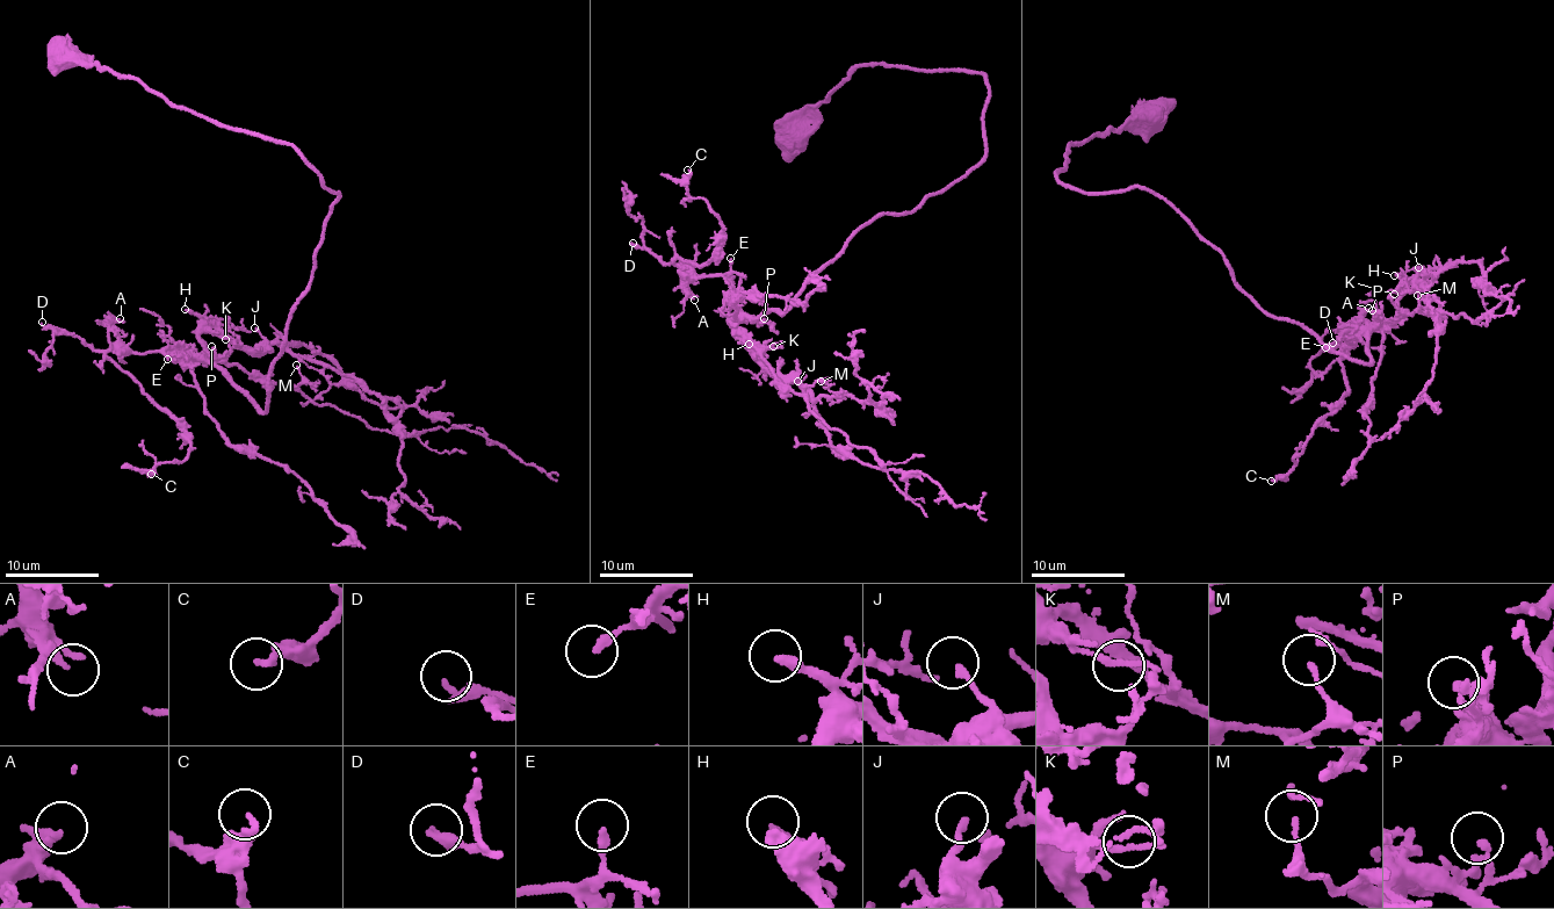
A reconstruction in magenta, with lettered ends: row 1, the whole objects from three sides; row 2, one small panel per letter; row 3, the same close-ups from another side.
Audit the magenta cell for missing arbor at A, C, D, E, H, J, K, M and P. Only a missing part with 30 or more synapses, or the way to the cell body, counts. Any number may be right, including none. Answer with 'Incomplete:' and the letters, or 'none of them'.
Incomplete: H

